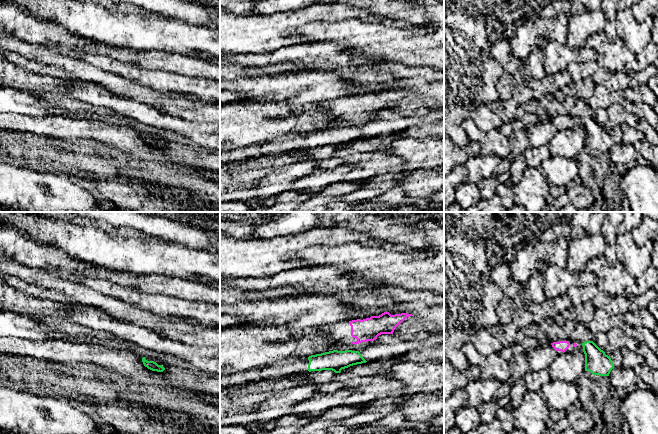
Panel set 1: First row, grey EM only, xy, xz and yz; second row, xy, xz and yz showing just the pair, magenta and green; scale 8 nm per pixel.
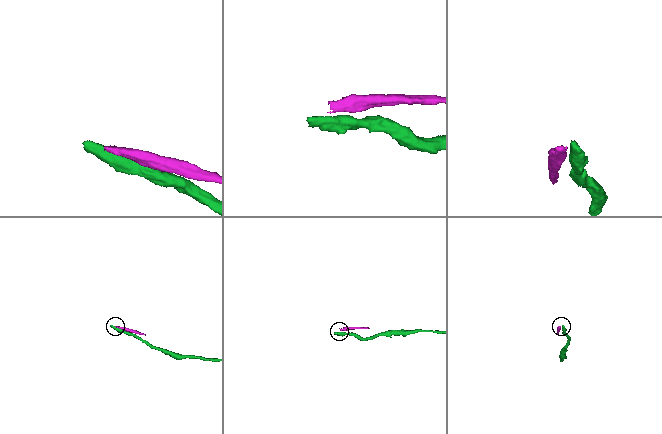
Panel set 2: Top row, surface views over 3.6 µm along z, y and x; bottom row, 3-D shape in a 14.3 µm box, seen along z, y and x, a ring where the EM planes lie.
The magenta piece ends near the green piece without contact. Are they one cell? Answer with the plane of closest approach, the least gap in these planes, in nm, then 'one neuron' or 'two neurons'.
nearest in yz; 50 nm apart; two neurons

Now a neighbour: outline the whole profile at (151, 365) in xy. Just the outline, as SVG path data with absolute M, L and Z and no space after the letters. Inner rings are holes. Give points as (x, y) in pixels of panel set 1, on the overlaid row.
M145 357L142 358L142 362L143 362L145 367L147 367L148 369L150 369L152 371L163 372L165 370L165 368L163 366L158 365L154 361L147 361L145 359Z

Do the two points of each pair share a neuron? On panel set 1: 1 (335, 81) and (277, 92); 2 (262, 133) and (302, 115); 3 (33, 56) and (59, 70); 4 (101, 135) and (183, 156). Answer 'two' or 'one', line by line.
1: one
2: one
3: one
4: one

